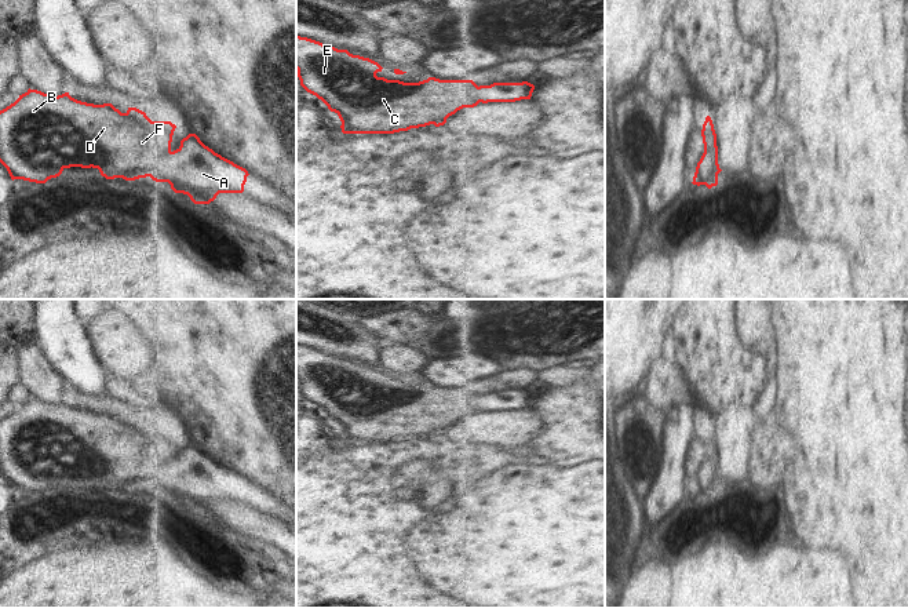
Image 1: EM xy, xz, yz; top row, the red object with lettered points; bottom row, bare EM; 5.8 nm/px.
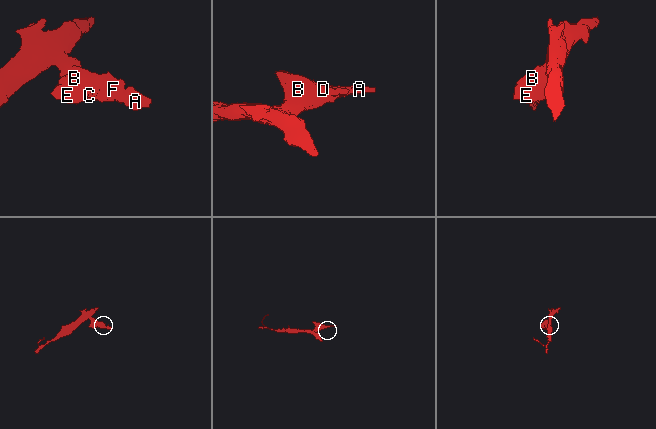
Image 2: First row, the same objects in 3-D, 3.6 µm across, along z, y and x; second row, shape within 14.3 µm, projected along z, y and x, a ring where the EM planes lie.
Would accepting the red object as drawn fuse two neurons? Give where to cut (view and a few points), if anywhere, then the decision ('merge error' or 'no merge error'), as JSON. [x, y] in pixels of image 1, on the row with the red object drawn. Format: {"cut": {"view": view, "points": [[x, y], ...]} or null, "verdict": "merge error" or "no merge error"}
{"cut": null, "verdict": "no merge error"}

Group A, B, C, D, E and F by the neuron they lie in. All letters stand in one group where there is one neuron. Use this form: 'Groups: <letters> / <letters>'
Groups: A B C D E F.

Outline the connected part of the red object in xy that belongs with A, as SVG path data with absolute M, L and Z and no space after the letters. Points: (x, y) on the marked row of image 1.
M28 90L0 110L0 163L11 179L45 183L65 168L98 168L106 179L135 181L150 176L168 182L175 193L183 193L194 204L209 204L219 193L243 193L248 171L205 146L196 134L171 150L176 125L152 121L145 112L128 108L121 113L112 103L94 105L65 92L58 97Z

